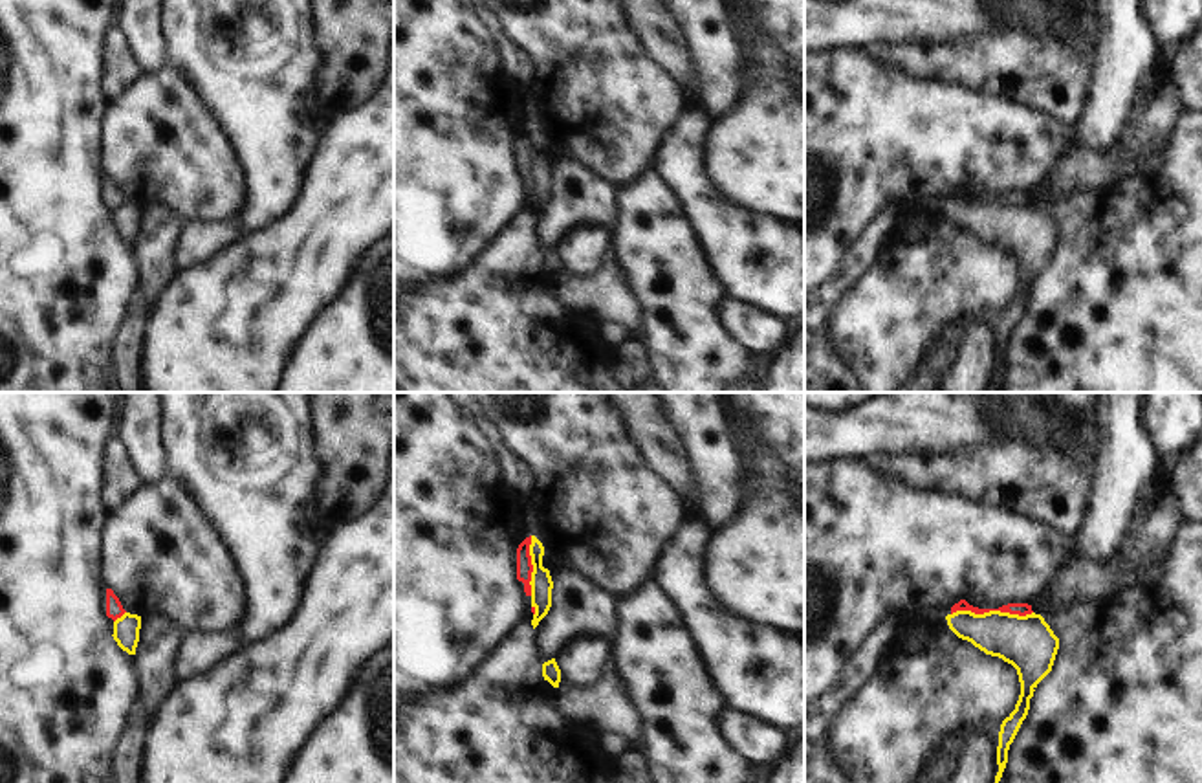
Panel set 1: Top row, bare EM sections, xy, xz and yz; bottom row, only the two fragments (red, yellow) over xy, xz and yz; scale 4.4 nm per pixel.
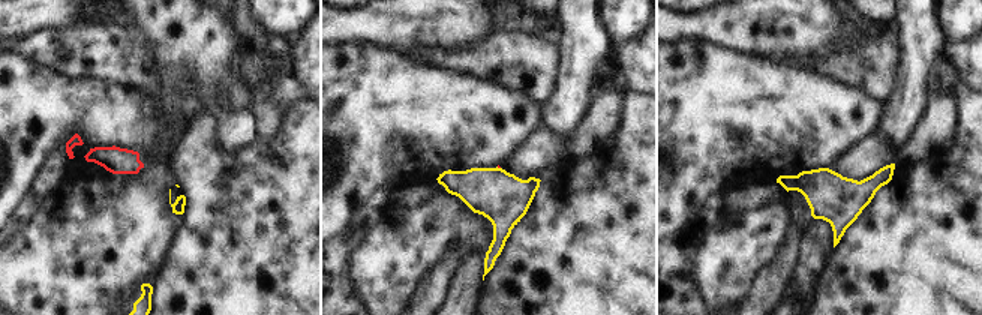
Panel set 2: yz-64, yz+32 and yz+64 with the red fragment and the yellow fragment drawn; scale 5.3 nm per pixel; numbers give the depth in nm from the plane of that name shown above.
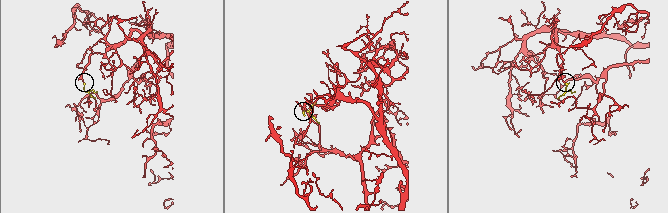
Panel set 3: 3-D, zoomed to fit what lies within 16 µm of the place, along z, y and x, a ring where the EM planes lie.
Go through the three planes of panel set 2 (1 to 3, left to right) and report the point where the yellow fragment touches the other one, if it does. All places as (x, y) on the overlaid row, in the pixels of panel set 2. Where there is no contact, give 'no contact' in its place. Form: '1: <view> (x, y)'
1: no contact
2: no contact
3: no contact

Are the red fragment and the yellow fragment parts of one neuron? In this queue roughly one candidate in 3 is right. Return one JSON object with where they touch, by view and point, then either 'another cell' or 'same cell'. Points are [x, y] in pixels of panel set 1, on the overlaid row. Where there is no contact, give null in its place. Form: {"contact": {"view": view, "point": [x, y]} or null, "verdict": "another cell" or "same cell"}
{"contact": {"view": "yz", "point": [992, 609]}, "verdict": "another cell"}

